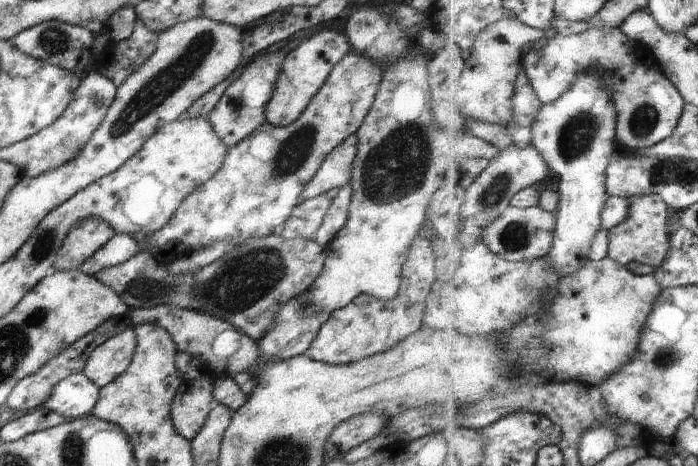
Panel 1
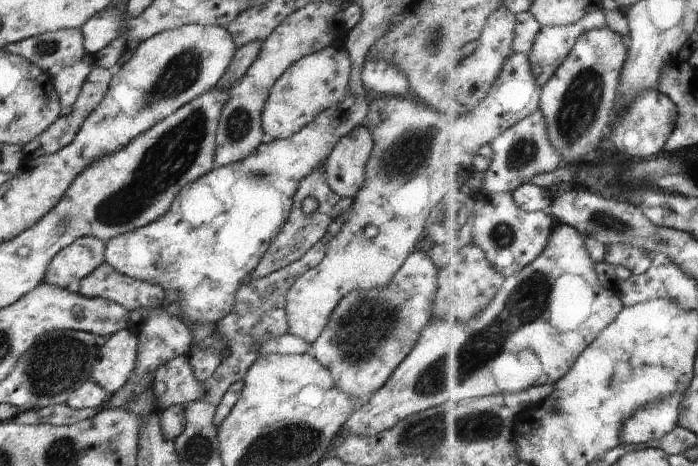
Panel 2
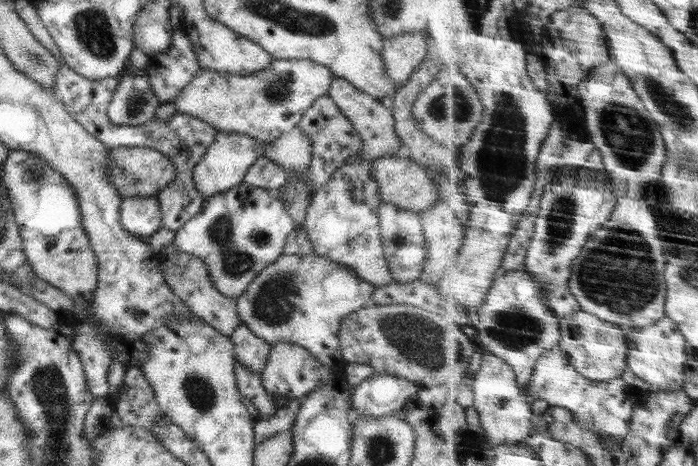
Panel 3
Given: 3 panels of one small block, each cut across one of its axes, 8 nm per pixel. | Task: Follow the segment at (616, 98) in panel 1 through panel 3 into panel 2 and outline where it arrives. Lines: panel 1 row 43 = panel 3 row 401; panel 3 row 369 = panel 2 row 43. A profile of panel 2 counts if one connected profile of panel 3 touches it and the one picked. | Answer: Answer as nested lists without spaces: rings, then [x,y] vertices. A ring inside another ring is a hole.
[[[603,9],[585,13],[582,18],[583,20],[579,20],[577,24],[542,26],[530,54],[539,86],[545,86],[555,76],[557,68],[571,56],[577,40],[583,36],[584,32],[609,28]]]

